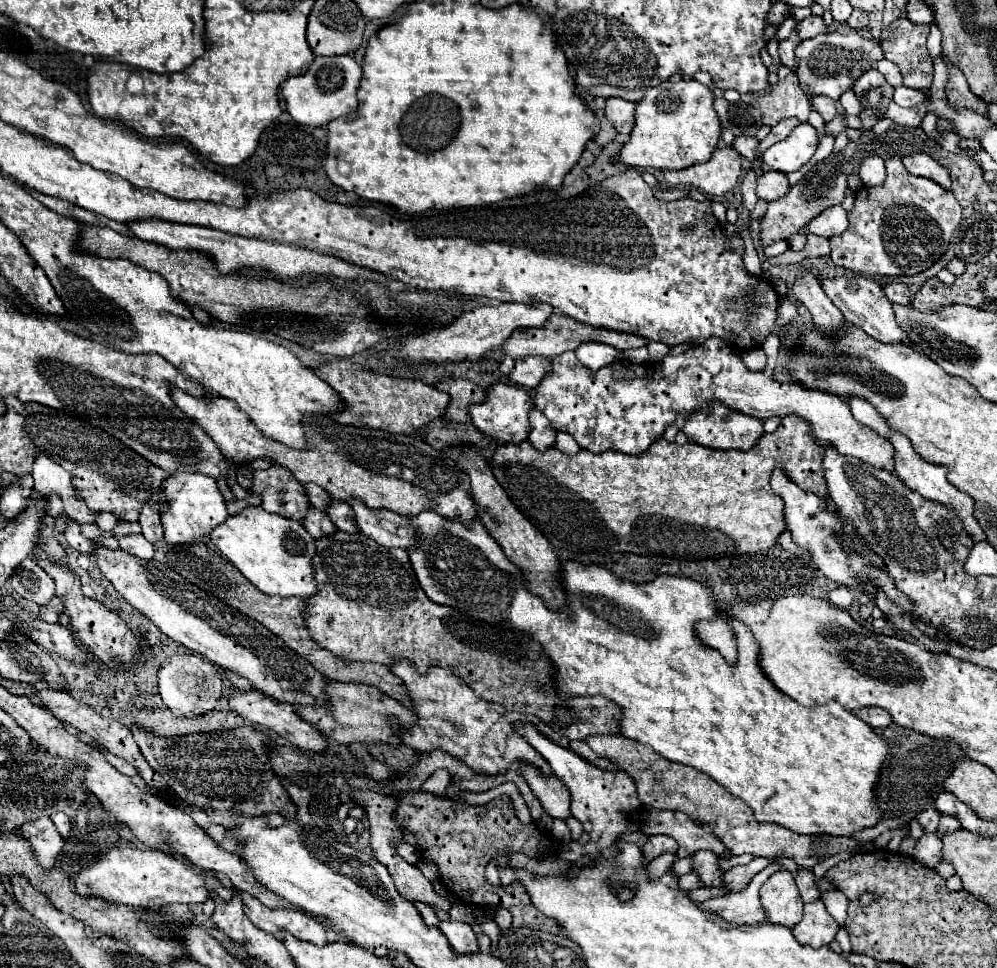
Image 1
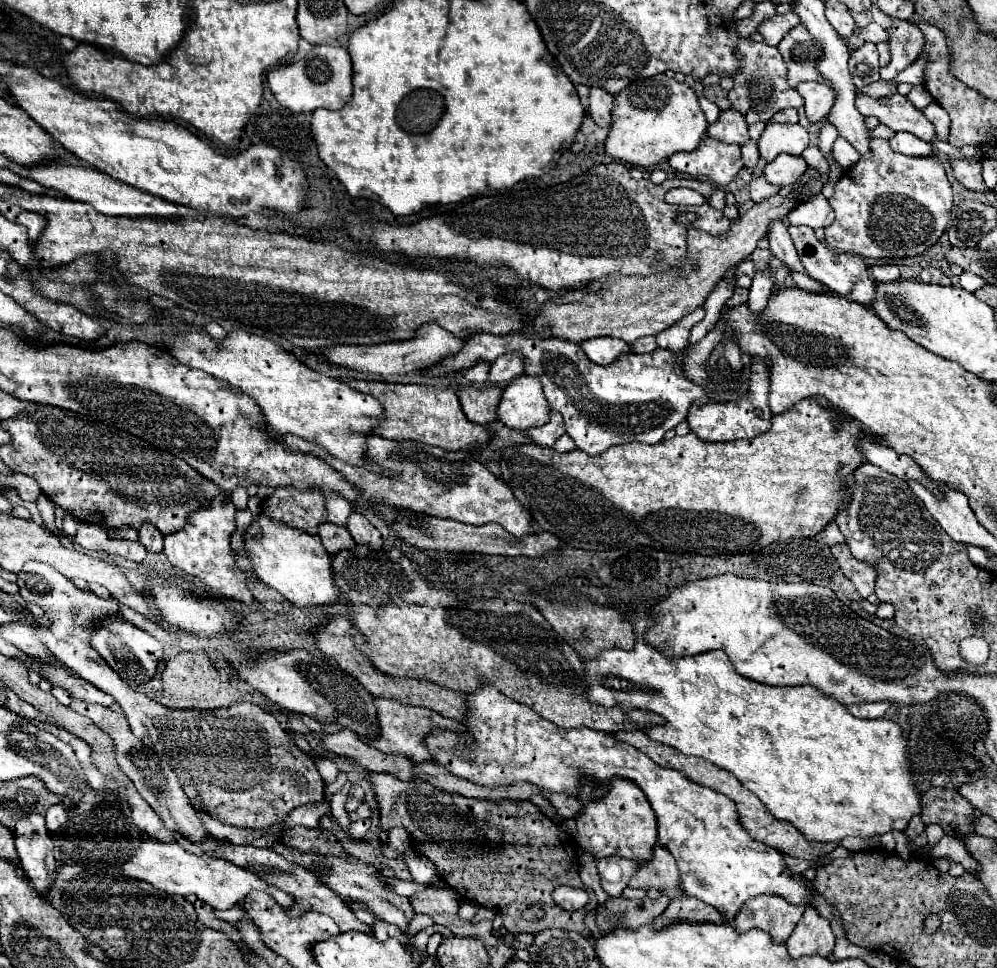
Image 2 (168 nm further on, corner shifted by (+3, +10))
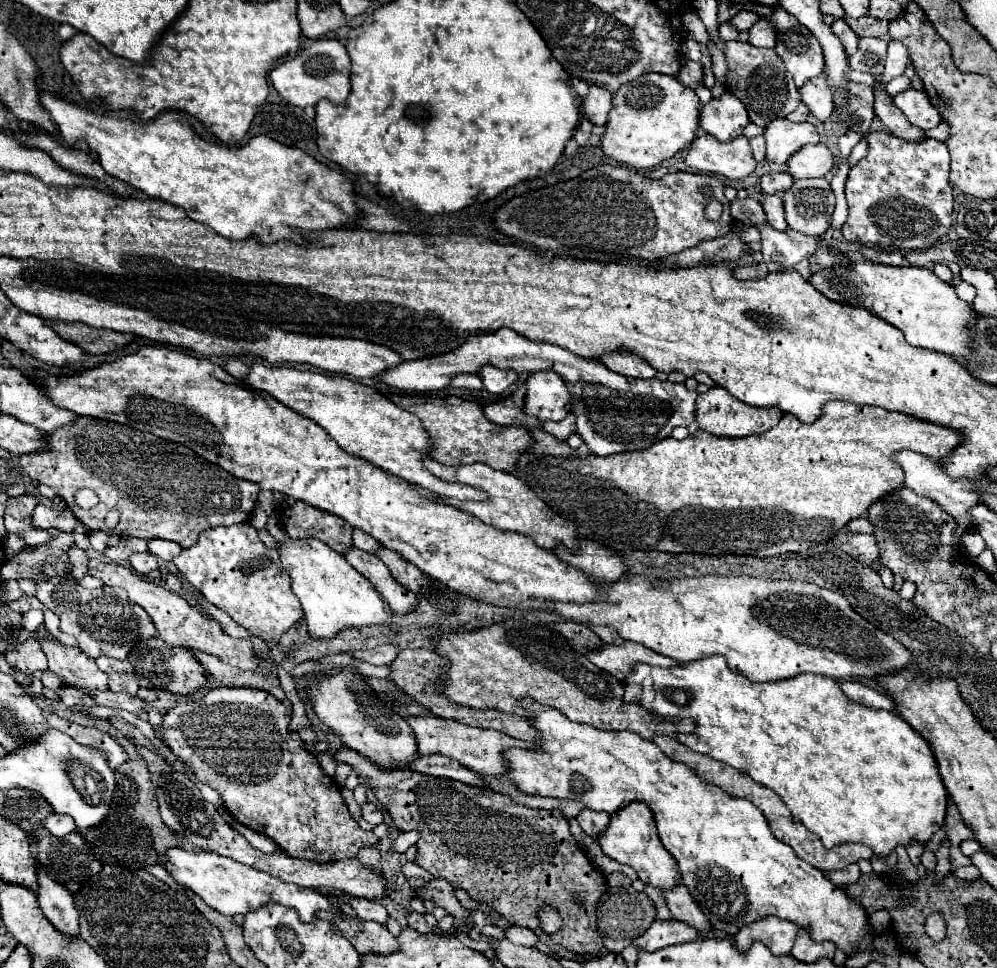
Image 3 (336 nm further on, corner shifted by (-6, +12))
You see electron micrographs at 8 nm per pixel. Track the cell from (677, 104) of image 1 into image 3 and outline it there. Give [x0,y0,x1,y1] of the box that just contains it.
[602,73,700,169]

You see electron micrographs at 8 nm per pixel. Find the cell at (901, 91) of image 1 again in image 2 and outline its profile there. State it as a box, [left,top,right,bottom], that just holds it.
[859,81,897,97]

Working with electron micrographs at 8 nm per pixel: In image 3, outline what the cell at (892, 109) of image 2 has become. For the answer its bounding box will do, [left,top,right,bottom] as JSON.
[892,87,942,131]

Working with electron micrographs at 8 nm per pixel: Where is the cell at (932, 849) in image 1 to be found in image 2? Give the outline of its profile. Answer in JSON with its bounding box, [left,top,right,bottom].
[927,837,979,875]

